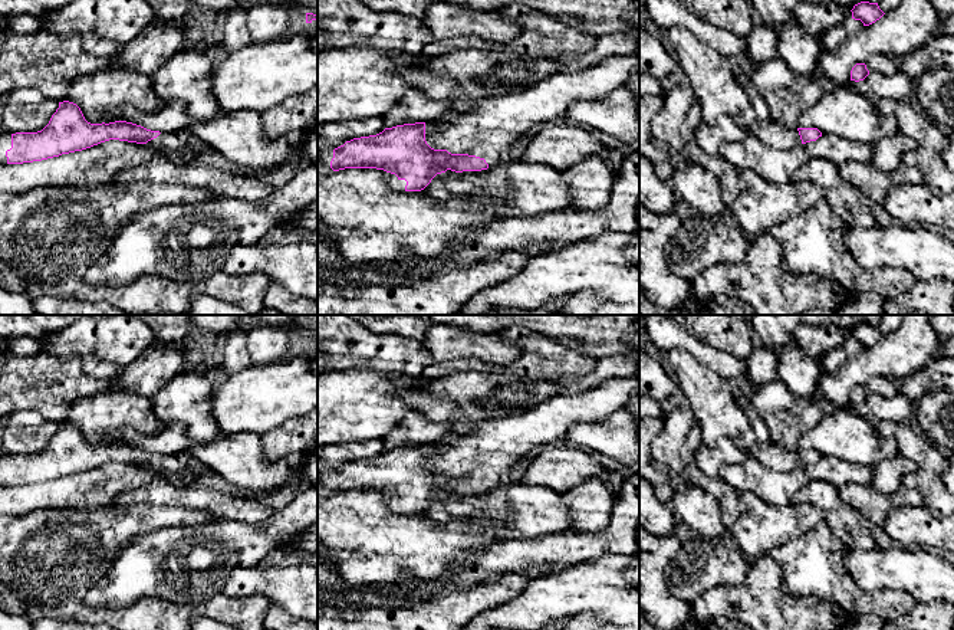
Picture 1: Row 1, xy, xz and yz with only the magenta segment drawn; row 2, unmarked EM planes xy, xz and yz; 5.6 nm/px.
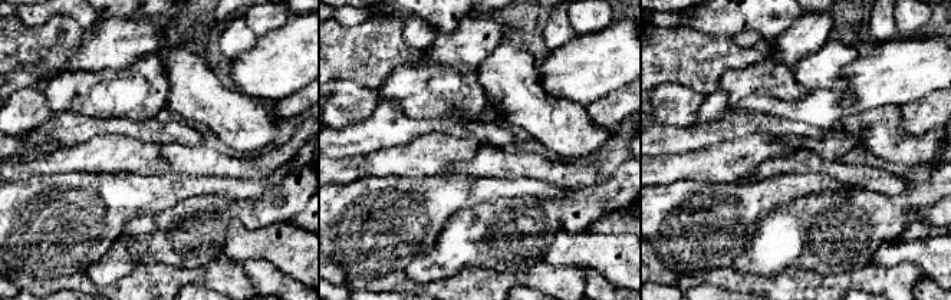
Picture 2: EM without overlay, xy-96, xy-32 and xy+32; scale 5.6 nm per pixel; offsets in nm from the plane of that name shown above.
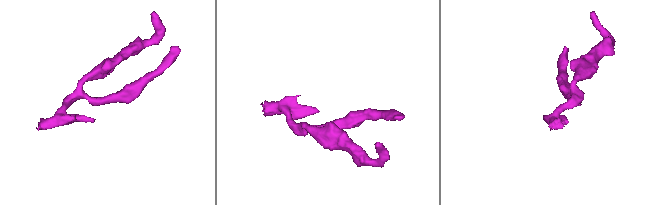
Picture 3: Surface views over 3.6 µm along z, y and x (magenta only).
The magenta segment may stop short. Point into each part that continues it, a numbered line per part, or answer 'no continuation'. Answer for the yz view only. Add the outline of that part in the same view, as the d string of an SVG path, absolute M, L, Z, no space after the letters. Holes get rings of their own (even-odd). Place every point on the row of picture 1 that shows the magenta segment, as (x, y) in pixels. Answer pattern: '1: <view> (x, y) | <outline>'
1: yz (776, 135) | M772 118L754 119L746 131L772 148L787 150L802 144L797 128L787 128Z

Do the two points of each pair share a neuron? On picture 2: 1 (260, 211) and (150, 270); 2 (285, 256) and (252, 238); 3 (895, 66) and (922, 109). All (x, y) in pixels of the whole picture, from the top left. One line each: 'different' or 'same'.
1: different
2: same
3: different

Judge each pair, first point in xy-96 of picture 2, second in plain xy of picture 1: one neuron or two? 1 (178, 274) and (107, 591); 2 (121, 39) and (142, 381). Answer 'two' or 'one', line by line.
1: two
2: one

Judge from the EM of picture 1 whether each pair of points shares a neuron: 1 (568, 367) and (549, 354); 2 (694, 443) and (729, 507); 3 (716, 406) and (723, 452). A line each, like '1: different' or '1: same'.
1: same
2: same
3: different

